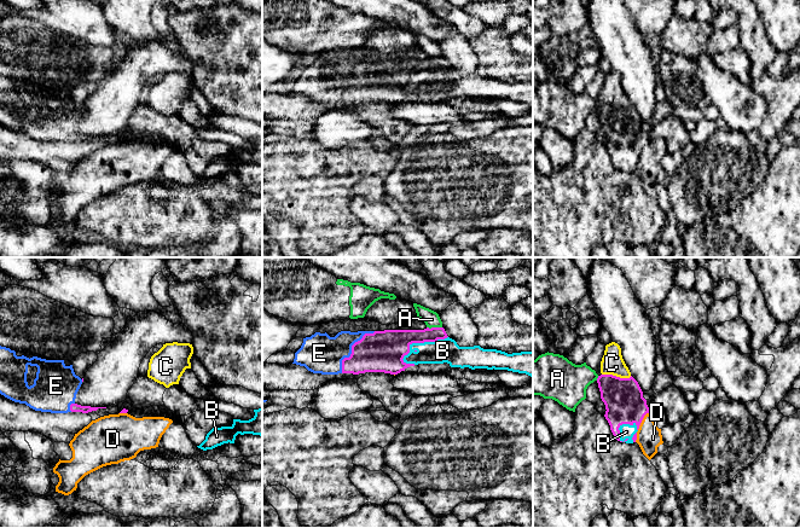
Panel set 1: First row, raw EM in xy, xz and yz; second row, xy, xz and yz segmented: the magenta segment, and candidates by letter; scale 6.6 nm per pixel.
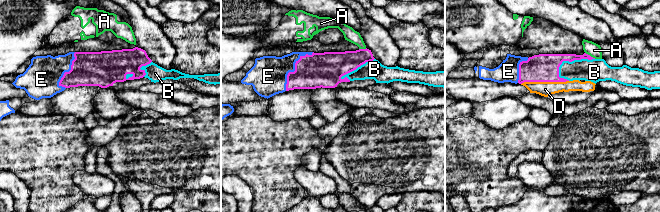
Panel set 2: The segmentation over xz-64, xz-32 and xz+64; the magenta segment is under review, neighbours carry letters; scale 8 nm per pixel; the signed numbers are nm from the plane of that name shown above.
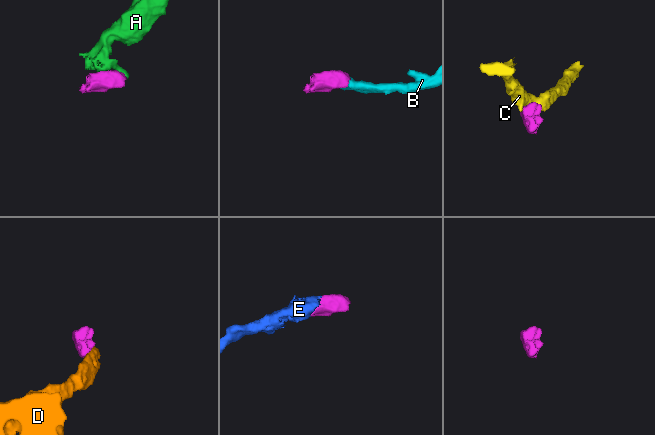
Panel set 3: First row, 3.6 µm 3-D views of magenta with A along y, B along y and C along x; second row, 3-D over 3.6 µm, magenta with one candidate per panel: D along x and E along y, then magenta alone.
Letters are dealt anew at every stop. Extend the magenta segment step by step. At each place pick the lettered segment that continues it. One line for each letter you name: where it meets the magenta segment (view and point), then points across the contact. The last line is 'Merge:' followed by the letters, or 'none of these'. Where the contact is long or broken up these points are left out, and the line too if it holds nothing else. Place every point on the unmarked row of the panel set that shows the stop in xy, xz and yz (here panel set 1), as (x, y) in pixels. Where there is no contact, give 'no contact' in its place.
B: meets magenta in xz at (421, 71)
E: meets magenta in xz at (352, 79)
Merge: B, E

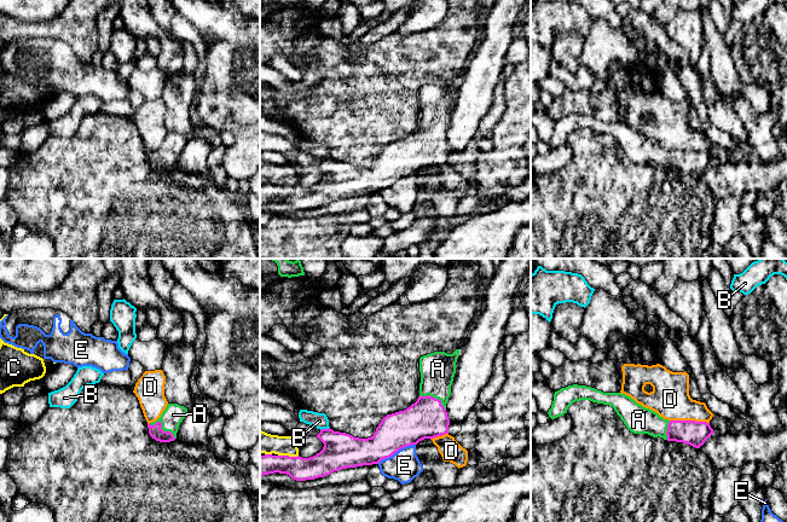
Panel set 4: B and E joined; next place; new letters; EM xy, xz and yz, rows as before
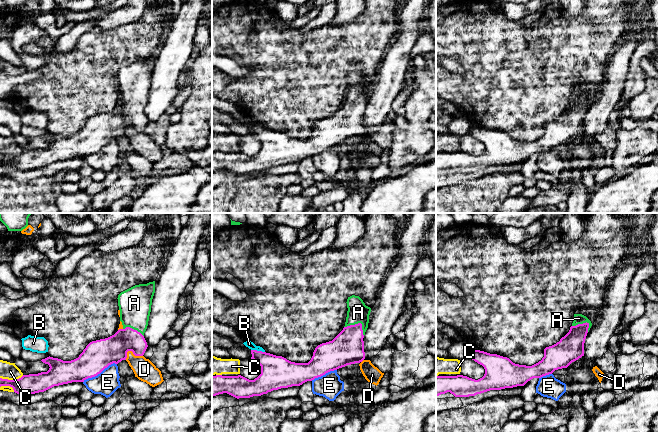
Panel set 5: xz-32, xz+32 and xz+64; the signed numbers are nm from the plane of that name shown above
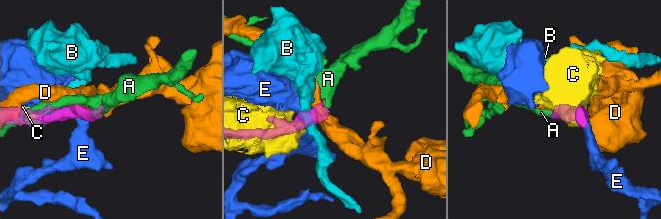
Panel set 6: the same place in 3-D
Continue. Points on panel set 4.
A: meets magenta in xy at (161, 156); runs through xy (155, 161), (161, 156), (173, 144)
Merge: A

